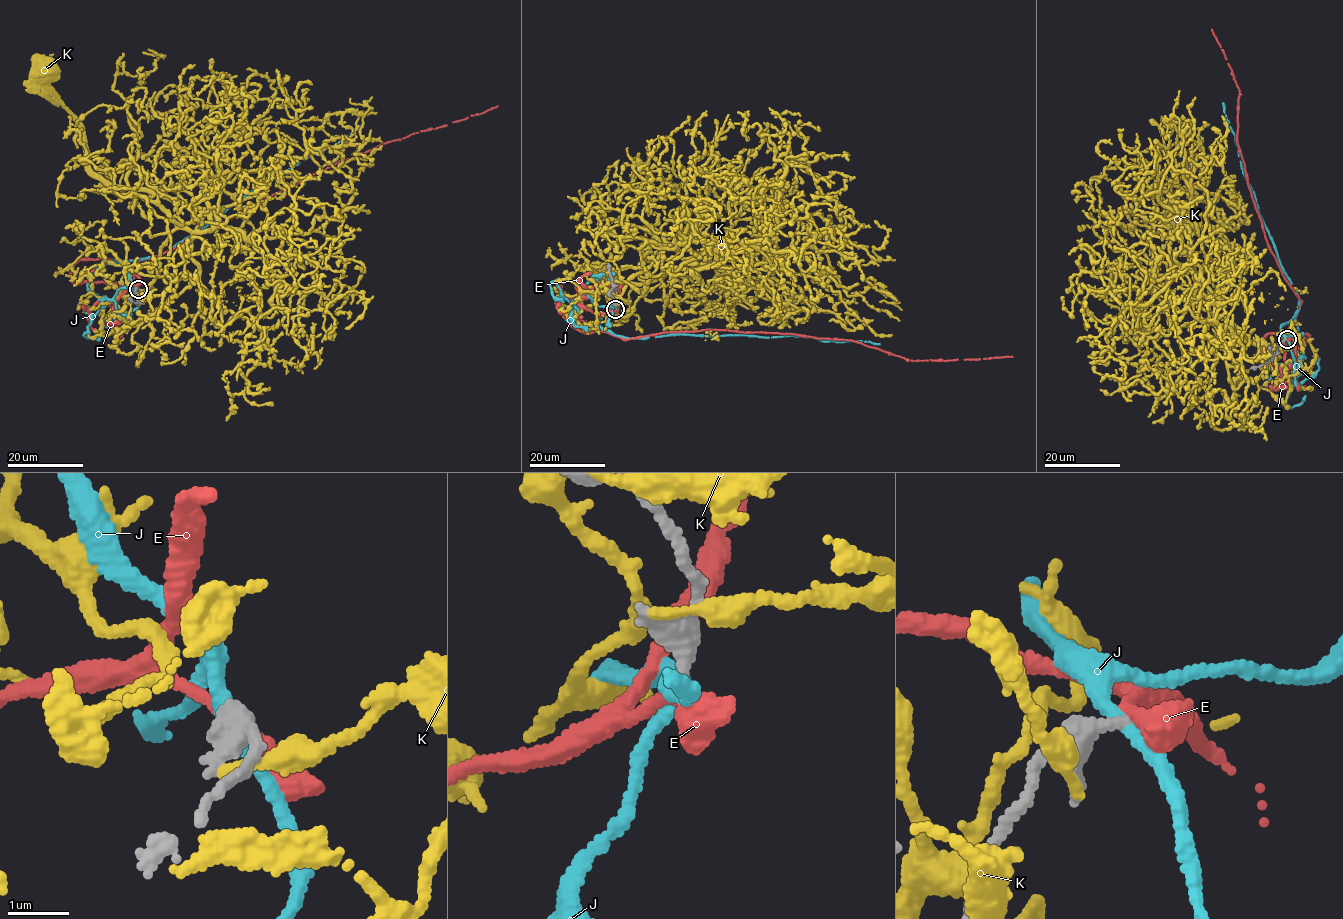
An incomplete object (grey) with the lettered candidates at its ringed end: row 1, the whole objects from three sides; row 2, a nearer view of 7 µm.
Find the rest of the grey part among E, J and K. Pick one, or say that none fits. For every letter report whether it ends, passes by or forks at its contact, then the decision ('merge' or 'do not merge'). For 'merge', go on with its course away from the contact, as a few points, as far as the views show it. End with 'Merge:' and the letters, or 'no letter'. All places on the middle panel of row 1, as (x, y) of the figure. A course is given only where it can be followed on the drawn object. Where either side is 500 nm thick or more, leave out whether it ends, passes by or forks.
E: it passes by | do not merge
J: it passes by | do not merge
K: it ends | do not merge
Merge: no letter

